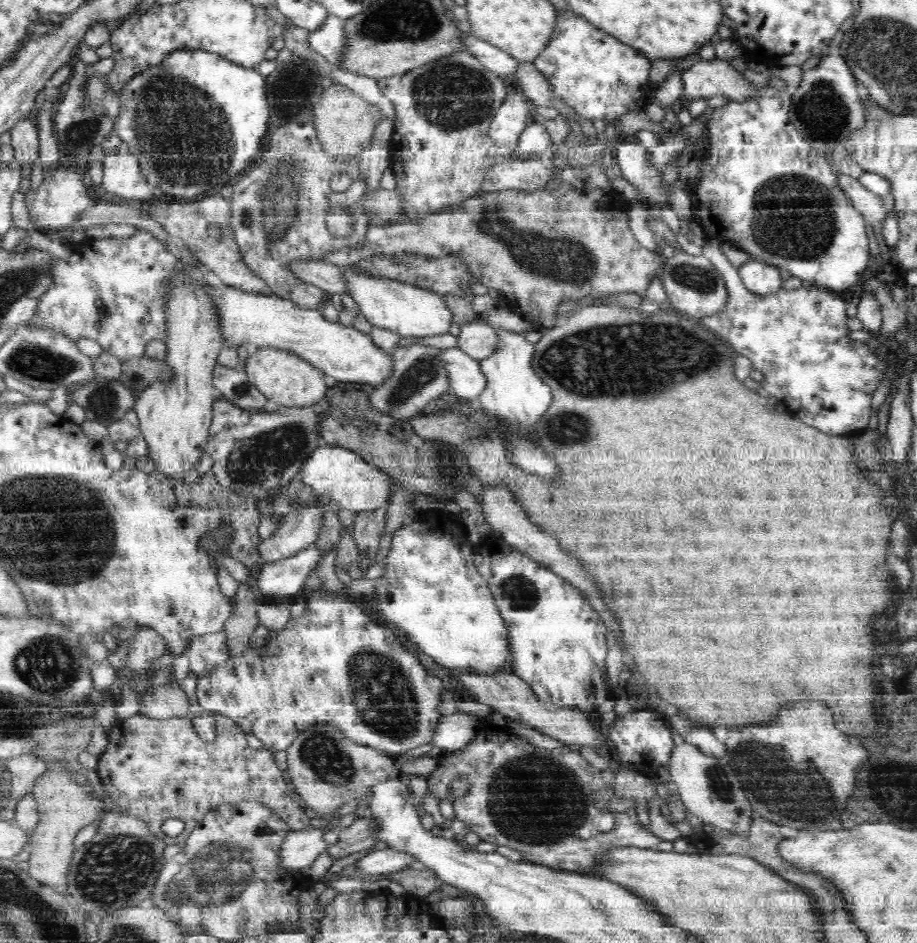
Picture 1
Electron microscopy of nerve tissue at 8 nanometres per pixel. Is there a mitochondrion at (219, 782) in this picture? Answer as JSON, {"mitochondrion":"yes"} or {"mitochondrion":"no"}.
{"mitochondrion":"no"}

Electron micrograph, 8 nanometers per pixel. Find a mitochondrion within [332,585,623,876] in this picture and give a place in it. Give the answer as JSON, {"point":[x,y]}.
{"point":[537,799]}

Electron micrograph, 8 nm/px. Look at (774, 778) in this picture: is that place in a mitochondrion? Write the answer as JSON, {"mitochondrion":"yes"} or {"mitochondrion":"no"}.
{"mitochondrion":"yes"}

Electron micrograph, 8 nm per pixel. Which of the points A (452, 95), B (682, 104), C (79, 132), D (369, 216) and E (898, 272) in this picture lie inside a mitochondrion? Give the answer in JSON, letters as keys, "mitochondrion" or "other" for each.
{"A":"mitochondrion","B":"other","C":"mitochondrion","D":"other","E":"other"}

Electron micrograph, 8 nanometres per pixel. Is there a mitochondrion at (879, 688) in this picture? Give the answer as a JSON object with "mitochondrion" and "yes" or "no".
{"mitochondrion":"no"}

